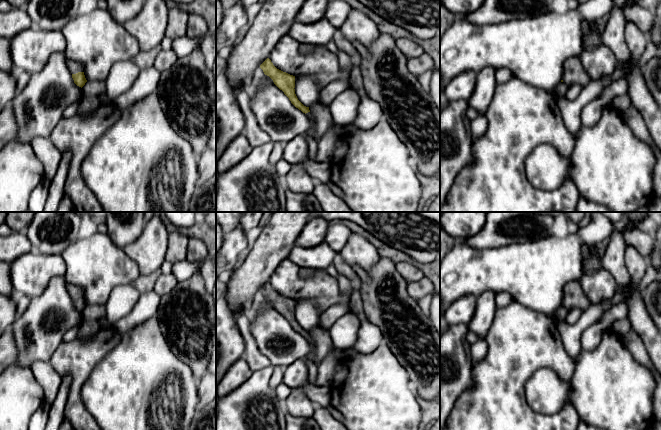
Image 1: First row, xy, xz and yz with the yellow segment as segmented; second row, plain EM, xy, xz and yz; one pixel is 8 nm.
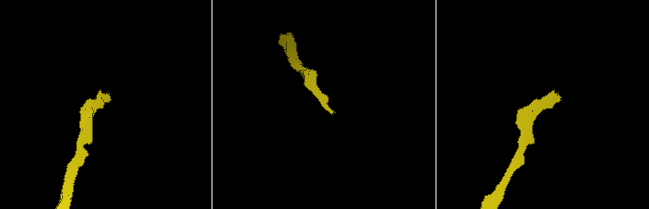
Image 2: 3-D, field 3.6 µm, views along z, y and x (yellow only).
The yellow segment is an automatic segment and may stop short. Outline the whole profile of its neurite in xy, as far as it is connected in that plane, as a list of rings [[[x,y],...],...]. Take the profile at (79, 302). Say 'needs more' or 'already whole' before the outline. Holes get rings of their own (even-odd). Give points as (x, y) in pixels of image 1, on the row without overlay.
needs more; [[[68,284],[68,293],[72,298],[72,302],[74,307],[79,310],[83,311],[87,306],[85,299],[84,299],[84,291],[79,286]]]

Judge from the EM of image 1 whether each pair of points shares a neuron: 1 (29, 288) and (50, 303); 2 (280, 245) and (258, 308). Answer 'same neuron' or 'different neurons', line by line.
1: different neurons
2: different neurons

